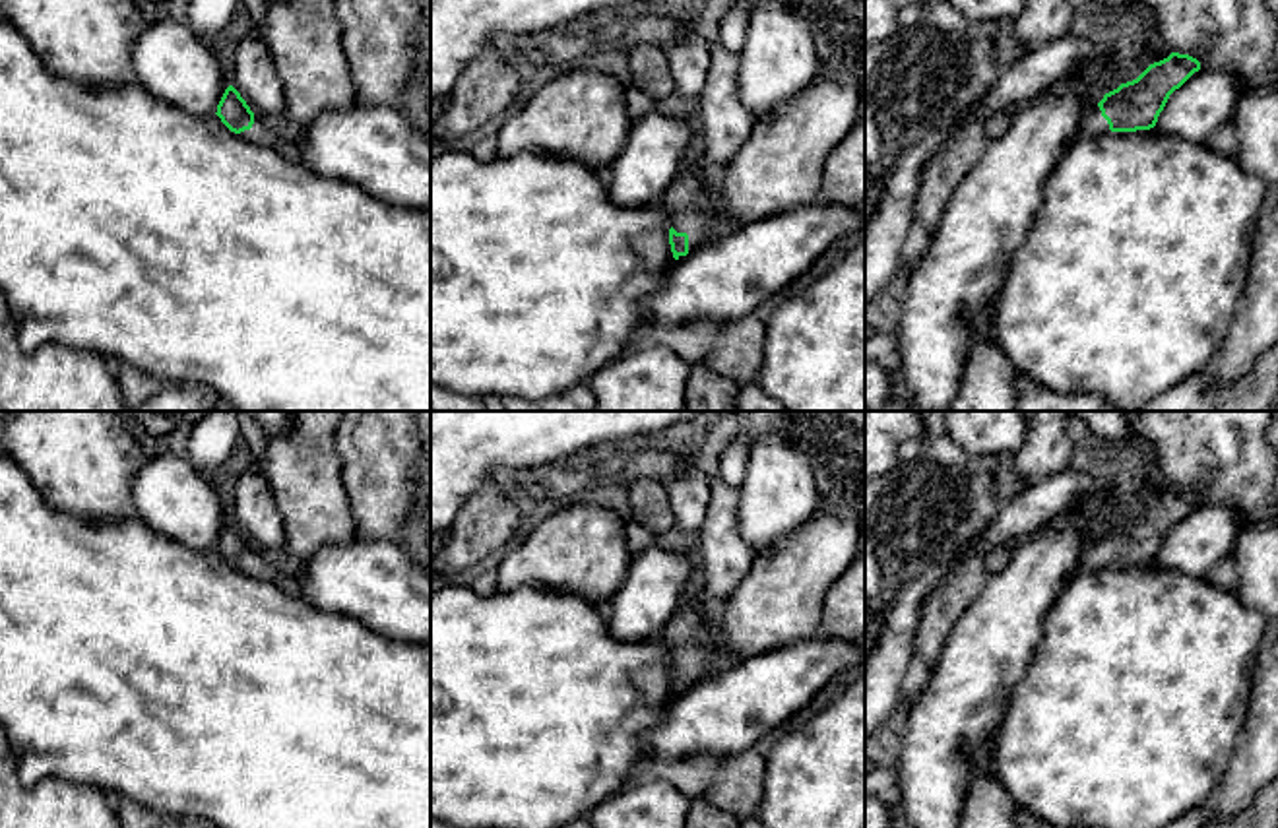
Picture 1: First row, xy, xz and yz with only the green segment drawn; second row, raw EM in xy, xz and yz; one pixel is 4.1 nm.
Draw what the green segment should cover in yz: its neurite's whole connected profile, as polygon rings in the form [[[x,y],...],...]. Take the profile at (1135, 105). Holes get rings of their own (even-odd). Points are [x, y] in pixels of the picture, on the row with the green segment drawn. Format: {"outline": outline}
{"outline": [[[1171,52],[1167,58],[1150,64],[1136,80],[1117,89],[1090,109],[1076,130],[1080,138],[1096,138],[1105,132],[1136,132],[1156,126],[1169,95],[1179,89],[1200,62],[1189,54]]]}

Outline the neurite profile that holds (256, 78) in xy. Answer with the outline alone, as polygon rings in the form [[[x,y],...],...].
[[[252,33],[237,43],[233,87],[262,116],[285,111],[283,83],[275,62],[268,47]]]

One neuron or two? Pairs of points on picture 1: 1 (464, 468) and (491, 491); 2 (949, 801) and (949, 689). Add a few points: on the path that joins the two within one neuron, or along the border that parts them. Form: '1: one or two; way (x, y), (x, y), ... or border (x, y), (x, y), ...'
1: two; border (495, 474), (466, 499), (454, 520)
2: one; way (947, 774), (949, 716)

